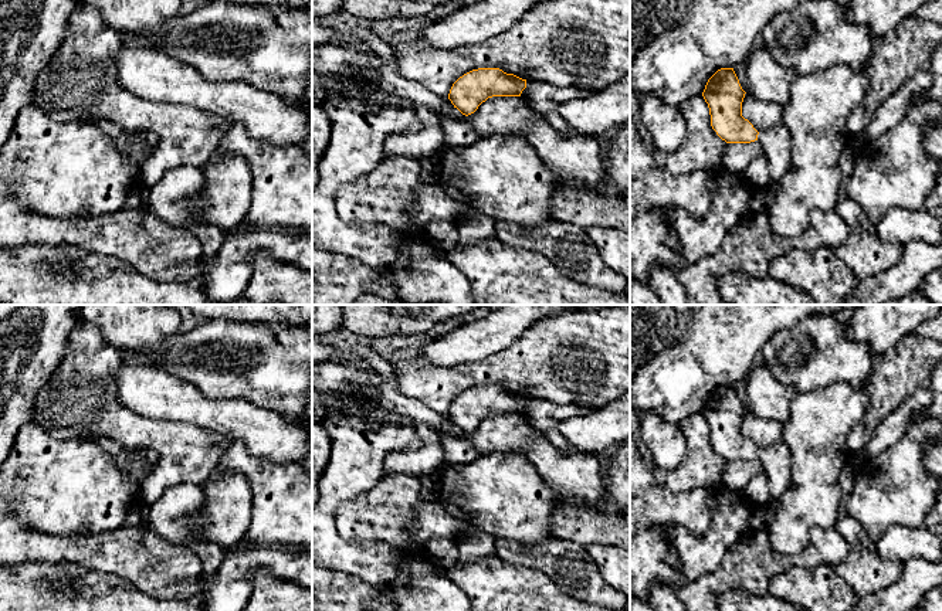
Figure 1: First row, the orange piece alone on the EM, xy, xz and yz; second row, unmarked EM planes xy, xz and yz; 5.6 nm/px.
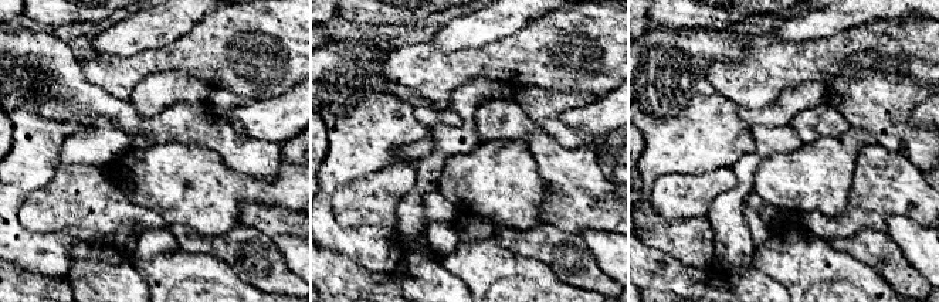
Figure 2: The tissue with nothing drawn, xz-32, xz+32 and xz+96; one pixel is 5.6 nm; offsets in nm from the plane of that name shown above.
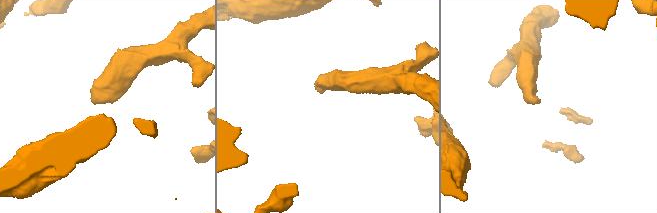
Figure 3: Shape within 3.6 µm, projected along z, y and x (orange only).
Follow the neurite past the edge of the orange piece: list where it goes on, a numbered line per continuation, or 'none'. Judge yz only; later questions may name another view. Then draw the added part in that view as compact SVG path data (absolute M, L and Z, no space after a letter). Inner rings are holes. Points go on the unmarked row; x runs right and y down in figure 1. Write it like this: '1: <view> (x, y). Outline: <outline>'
1: yz (775, 460). Outline: M780 441L765 449L759 449L758 459L762 464L763 472L768 478L768 488L770 492L770 499L765 505L758 505L750 516L749 525L752 530L768 529L765 522L766 509L777 503L780 496L785 493L789 485L789 451L786 445Z

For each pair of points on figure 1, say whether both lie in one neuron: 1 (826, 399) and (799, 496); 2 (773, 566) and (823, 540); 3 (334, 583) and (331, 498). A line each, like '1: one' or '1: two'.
1: one
2: one
3: two

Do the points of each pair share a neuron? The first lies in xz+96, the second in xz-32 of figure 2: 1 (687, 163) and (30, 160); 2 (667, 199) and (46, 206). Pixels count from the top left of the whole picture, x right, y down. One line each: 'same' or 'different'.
1: same
2: same

